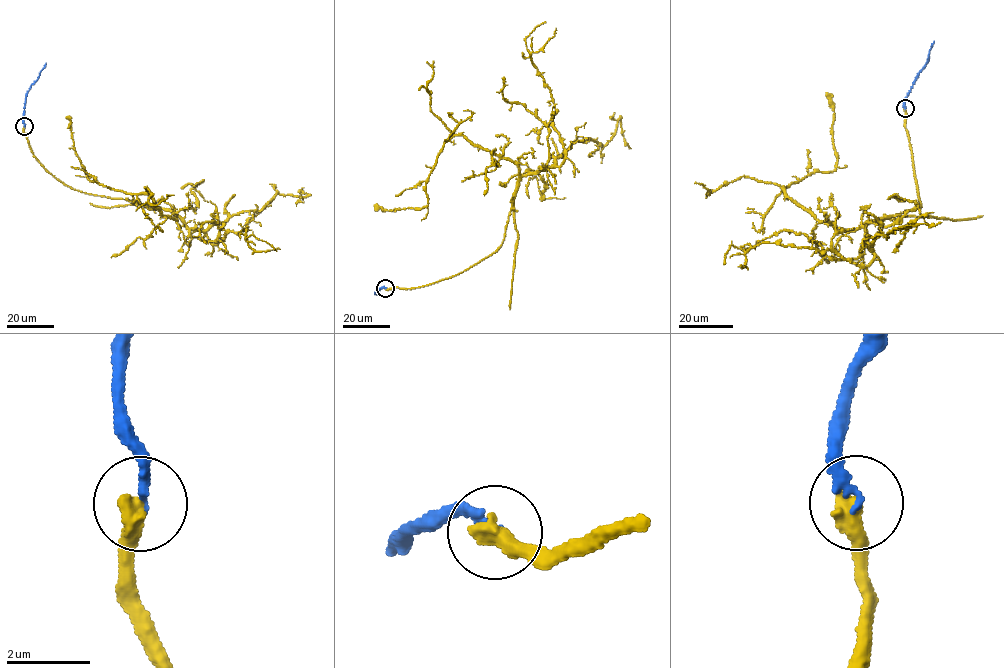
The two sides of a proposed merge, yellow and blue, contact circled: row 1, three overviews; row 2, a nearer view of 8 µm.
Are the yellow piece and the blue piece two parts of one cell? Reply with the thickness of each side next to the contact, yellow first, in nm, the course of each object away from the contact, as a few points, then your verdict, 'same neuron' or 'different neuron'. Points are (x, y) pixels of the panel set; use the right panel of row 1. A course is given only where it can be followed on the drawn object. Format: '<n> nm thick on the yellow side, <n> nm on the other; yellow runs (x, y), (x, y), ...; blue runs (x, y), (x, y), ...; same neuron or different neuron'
480 nm thick on the yellow side, 200 nm on the other; yellow runs (905, 108), (921, 205), (843, 229), (821, 221), (782, 188), (812, 173), (834, 170), (834, 106), (826, 92); blue runs (905, 108), (904, 99), (928, 60), (933, 41); same neuron

